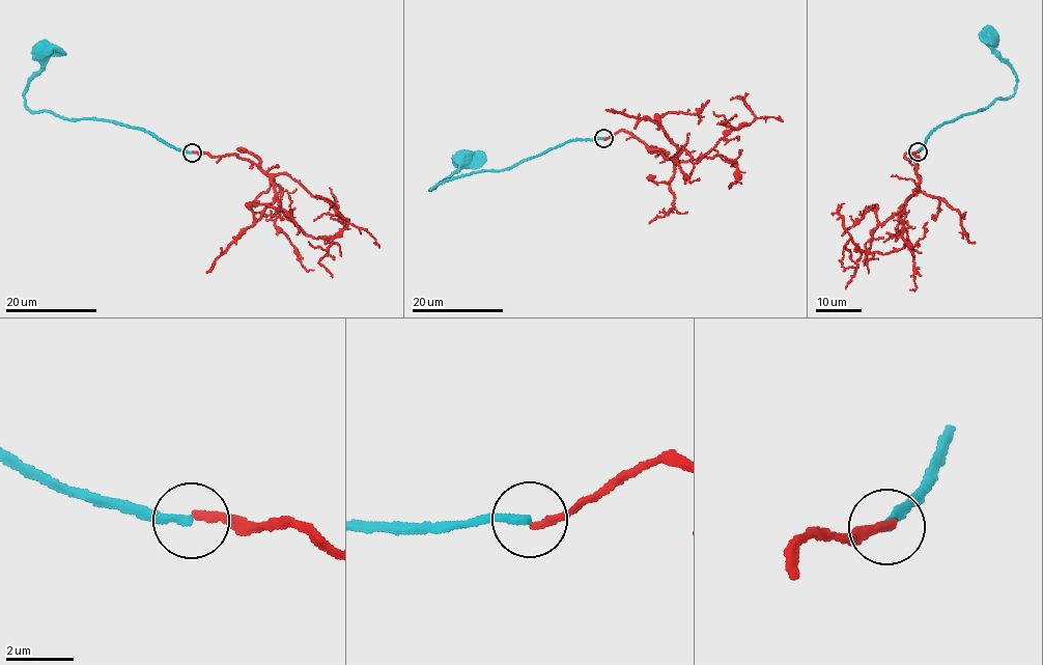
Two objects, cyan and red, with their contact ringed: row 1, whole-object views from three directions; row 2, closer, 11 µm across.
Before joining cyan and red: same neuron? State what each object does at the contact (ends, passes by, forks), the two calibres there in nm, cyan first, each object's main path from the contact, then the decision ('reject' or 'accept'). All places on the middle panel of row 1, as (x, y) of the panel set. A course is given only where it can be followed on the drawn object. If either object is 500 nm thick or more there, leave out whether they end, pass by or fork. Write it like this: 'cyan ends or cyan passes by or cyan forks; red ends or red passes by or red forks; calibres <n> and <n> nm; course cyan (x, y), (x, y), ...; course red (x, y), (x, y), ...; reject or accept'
cyan ends; red ends; calibres 240 and 240 nm; course cyan (603, 139), (578, 139), (504, 169), (471, 172), (441, 182), (430, 190), (458, 167), (456, 161), (459, 159); course red (603, 138), (631, 132), (665, 157), (686, 150), (694, 163), (729, 133), (752, 121), (742, 98), (730, 100); reject

